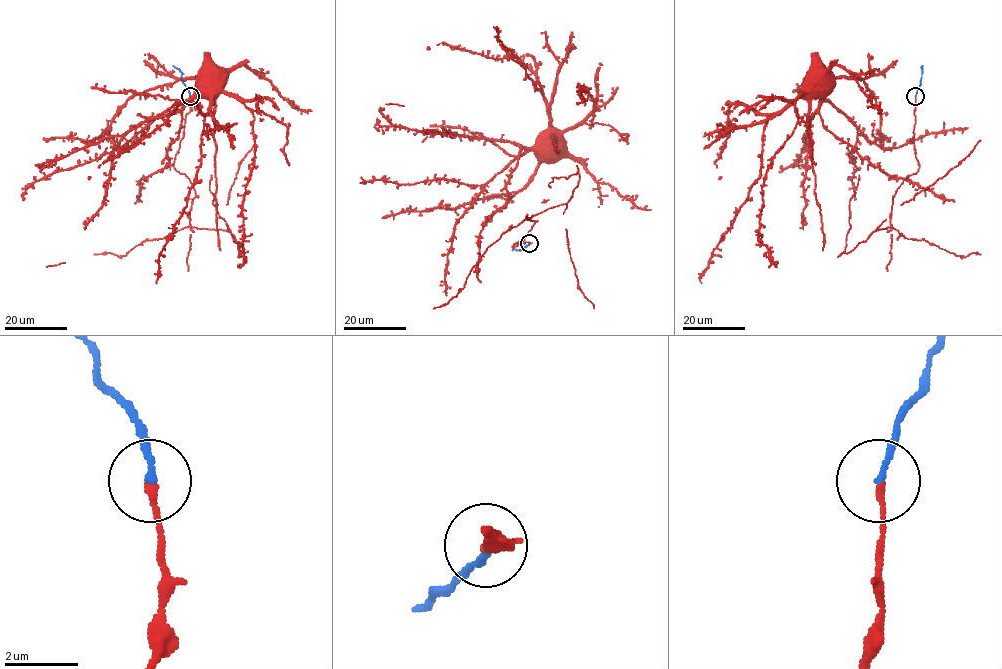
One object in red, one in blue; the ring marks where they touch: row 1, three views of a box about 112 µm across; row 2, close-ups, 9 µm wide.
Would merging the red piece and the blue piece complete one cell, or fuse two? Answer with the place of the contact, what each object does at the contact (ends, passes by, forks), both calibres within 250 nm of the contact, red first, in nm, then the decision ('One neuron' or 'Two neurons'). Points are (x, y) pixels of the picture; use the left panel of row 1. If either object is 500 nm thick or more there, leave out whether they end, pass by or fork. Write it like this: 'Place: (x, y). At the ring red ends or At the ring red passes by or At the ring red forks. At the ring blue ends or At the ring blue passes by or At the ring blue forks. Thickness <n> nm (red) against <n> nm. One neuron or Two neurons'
Place: (190, 96). At the ring red ends. At the ring blue ends. Thickness 180 nm (red) against 170 nm. One neuron

